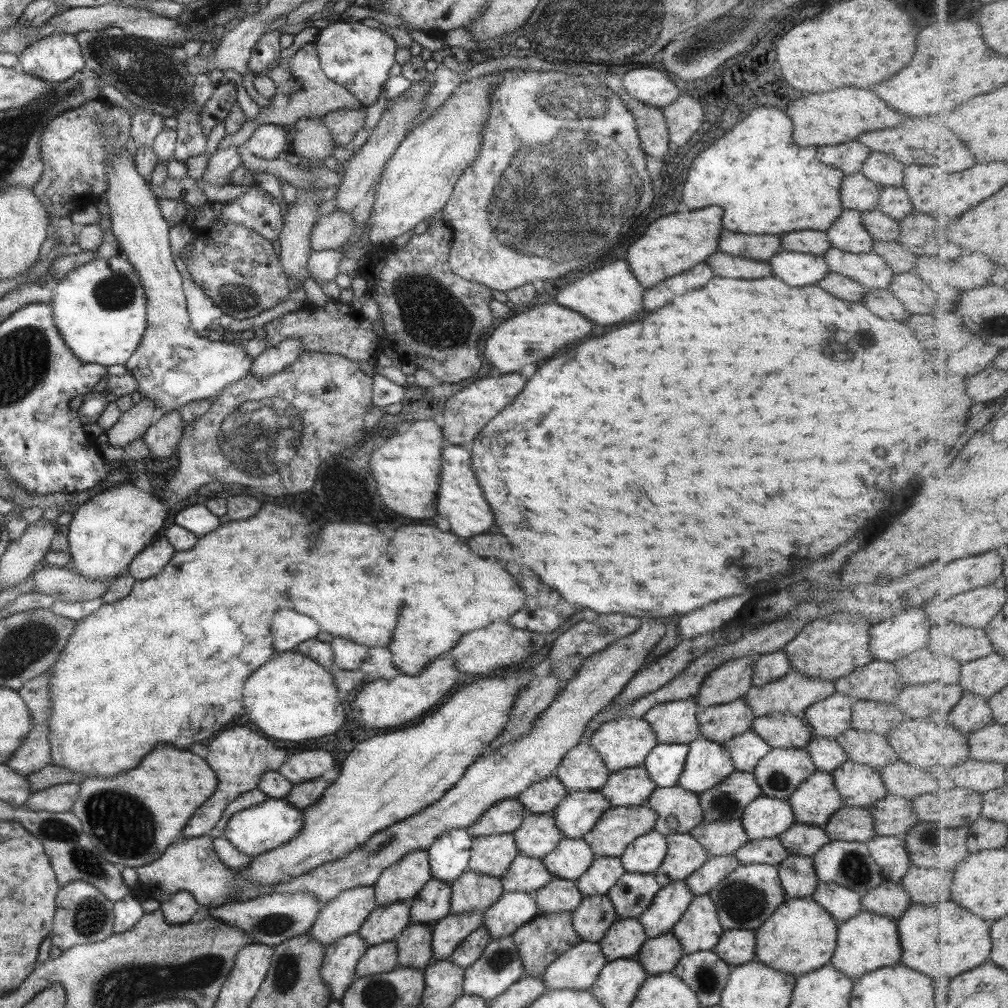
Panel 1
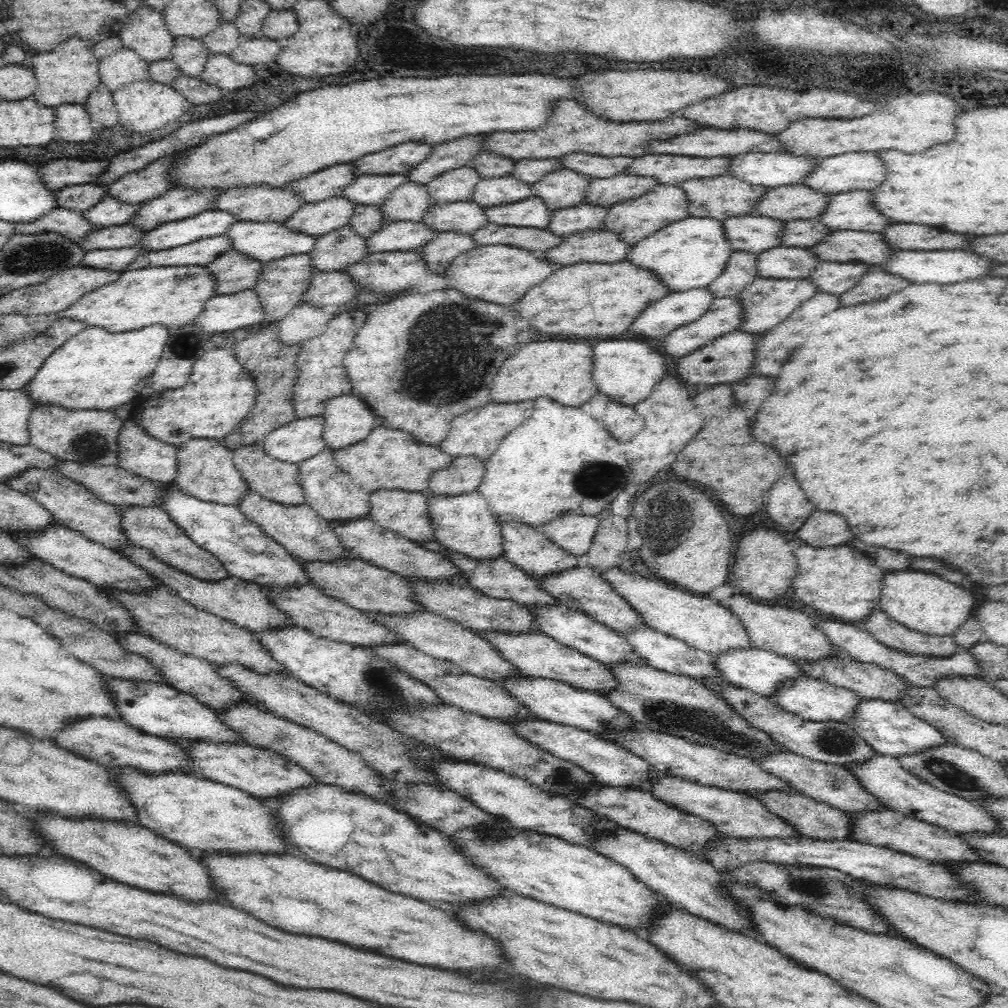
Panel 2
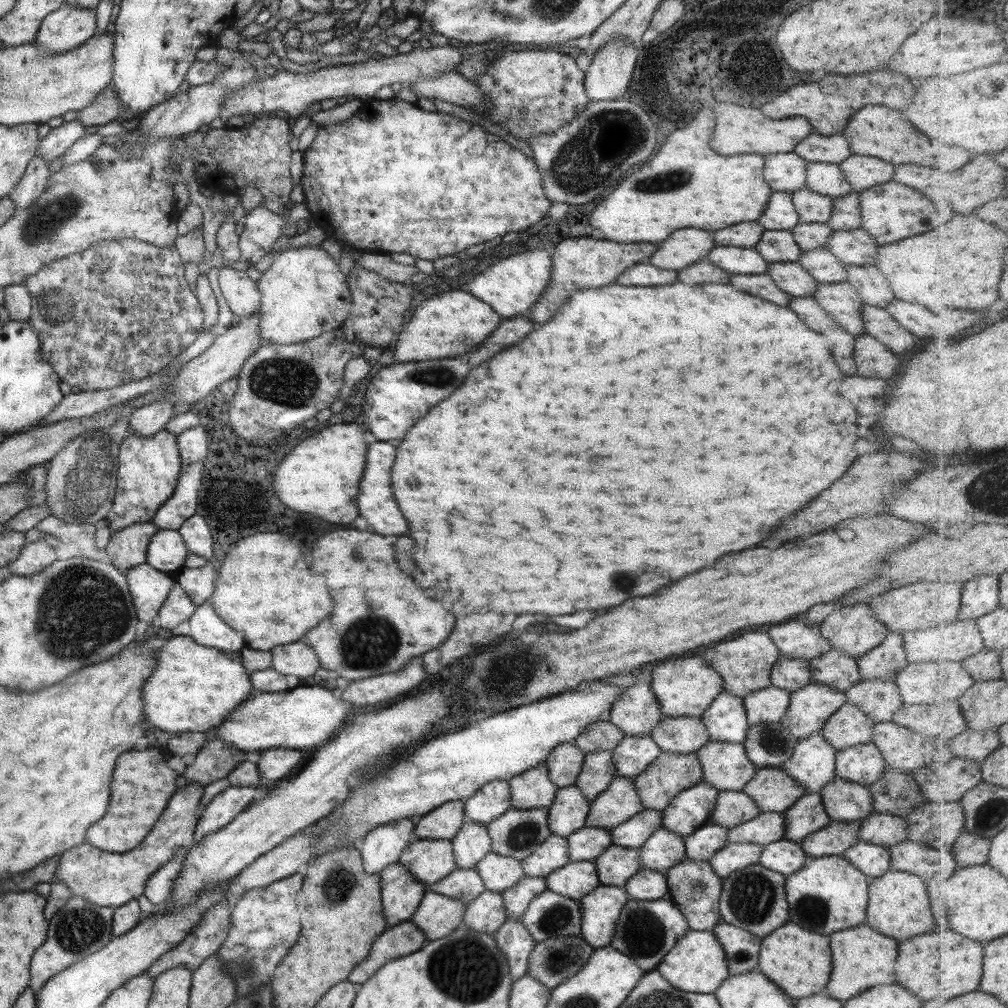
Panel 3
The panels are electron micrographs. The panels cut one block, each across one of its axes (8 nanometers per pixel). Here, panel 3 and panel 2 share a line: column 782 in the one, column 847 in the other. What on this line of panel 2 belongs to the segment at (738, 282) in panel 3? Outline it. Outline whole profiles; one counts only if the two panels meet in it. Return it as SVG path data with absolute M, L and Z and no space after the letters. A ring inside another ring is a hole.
M874 269L865 274L854 288L839 295L842 306L852 306L852 304L862 304L870 300L884 300L892 292L900 292L908 286L910 282L901 276L896 276L883 269Z

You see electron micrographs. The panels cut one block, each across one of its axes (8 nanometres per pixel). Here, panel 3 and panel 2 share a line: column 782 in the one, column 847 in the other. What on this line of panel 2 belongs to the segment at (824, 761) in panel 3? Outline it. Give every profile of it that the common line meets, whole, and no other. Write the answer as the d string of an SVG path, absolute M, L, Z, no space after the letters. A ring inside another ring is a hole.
M872 752L868 760L862 762L846 762L843 764L848 769L858 783L874 795L883 808L901 812L906 816L915 816L918 820L928 824L935 824L953 832L992 832L1001 834L1000 825L996 819L986 809L980 807L973 801L964 799L964 797L954 796L947 792L942 792L921 781L918 777L904 770L898 759L893 756L886 756Z

